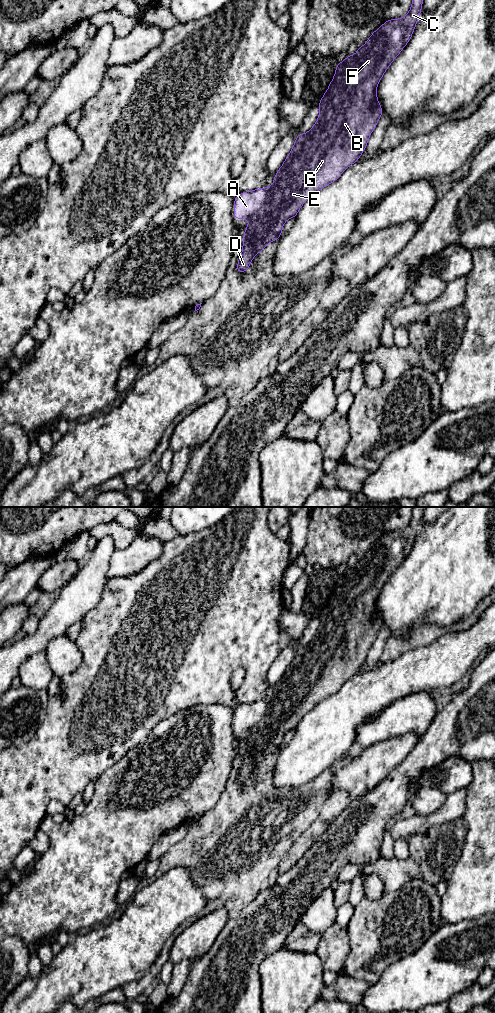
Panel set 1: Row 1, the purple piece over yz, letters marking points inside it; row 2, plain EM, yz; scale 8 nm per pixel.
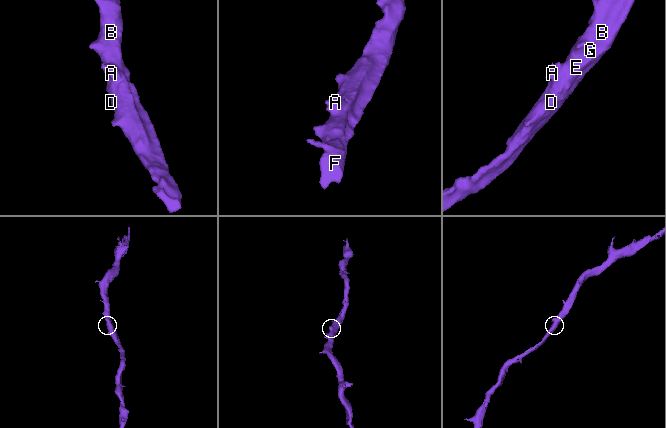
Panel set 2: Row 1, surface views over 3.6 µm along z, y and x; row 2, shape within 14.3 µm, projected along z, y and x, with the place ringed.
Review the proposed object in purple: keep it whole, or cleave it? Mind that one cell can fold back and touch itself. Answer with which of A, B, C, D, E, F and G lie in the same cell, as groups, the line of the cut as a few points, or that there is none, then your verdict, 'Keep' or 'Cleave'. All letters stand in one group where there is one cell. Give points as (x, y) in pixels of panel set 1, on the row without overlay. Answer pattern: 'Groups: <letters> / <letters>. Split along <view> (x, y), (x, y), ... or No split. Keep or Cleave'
Groups: A B C D E F G. No split. Keep

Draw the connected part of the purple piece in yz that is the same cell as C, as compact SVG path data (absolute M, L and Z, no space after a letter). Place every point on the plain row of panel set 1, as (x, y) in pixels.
M413 507L411 521L405 528L399 531L388 531L371 546L363 558L358 559L354 567L347 567L343 574L338 574L334 589L317 616L320 624L316 635L307 645L297 647L293 660L275 685L273 697L242 704L234 710L233 730L249 732L242 748L244 753L242 765L237 774L237 785L247 784L253 770L270 754L278 753L282 747L284 735L290 730L295 730L307 712L322 700L335 694L348 679L360 671L371 645L384 625L377 611L378 595L394 571L410 553L421 526L423 512L424 507Z

